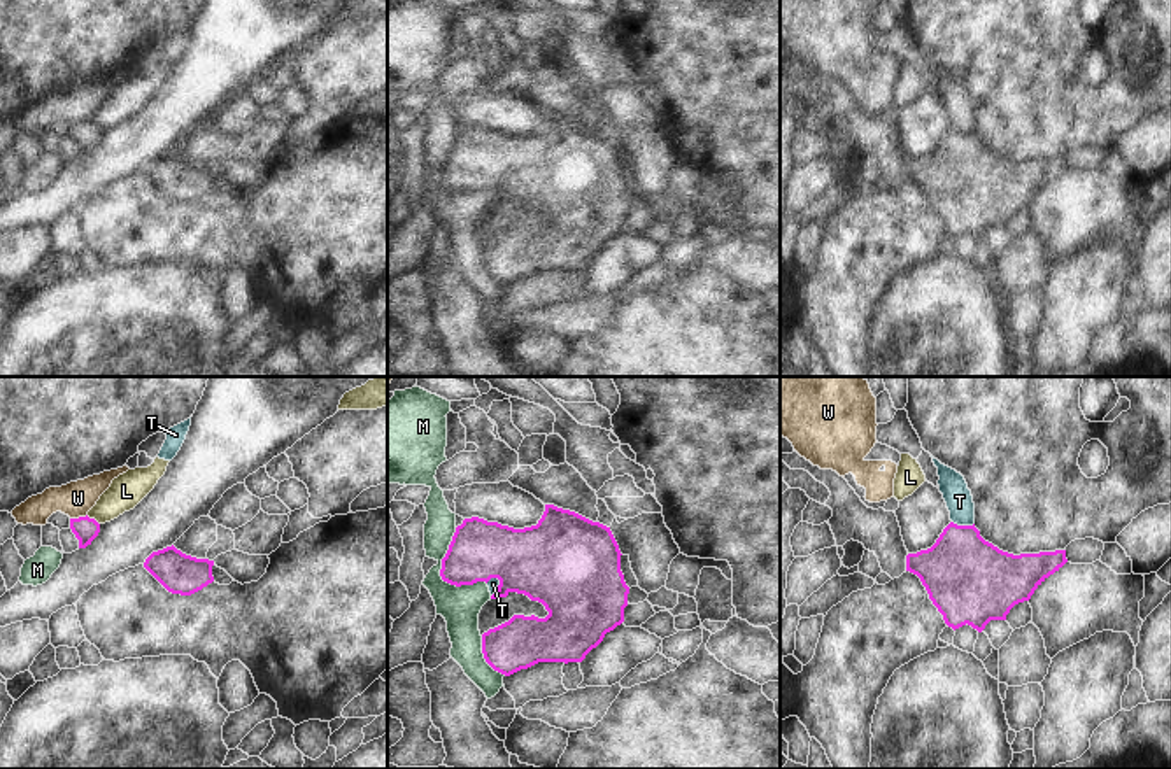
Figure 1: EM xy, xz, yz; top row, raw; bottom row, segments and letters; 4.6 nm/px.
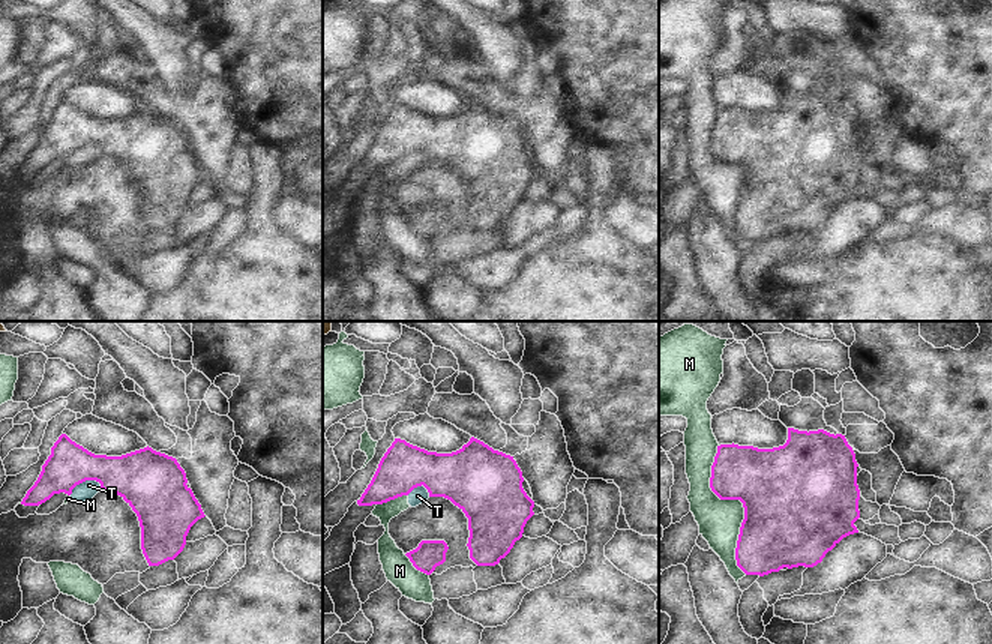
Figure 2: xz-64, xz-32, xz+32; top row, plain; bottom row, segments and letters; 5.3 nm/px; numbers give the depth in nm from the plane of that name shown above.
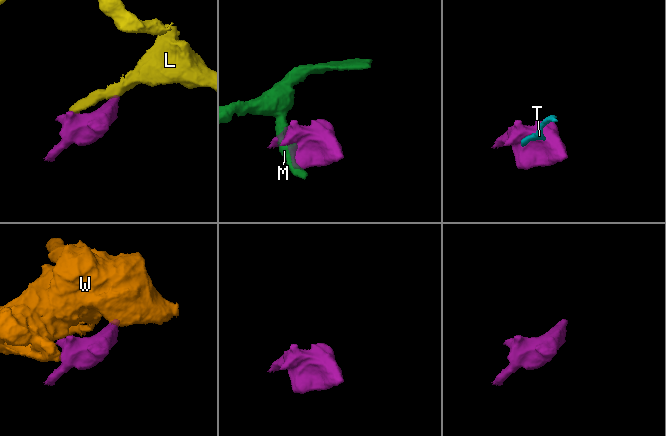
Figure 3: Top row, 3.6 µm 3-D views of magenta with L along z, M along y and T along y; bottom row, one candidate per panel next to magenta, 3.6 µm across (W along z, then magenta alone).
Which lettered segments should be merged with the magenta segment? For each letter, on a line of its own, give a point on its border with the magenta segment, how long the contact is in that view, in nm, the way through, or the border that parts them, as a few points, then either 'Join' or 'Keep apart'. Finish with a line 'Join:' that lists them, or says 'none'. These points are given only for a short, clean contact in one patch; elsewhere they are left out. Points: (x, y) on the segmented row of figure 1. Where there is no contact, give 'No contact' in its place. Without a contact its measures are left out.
L: Touches magenta at xy (93, 519). Shared border 80 nm. Boundary: xy (86, 515), (99, 524). Keep apart
M: Touches magenta at xz (440, 575). Shared border 300 nm. Keep apart
T: Touches magenta at yz (963, 526). Shared border 110 nm. Boundary: yz (952, 521), (973, 524). Keep apart
W: Touches magenta at xy (79, 517). Shared border 80 nm. Boundary: xy (86, 514), (70, 519). Keep apart
Join: none.

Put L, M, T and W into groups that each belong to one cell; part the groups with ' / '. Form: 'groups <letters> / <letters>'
groups L / M T / W

